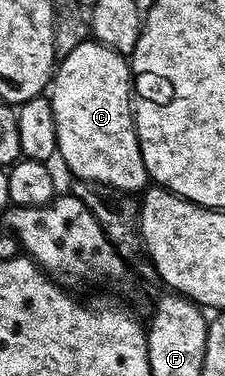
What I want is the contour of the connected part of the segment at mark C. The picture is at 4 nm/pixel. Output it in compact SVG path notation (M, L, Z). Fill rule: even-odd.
M84 41L82 47L74 47L70 55L59 58L50 82L50 100L56 124L56 151L73 178L129 195L139 194L149 184L146 163L142 163L142 151L136 138L132 75L125 58L97 41Z

